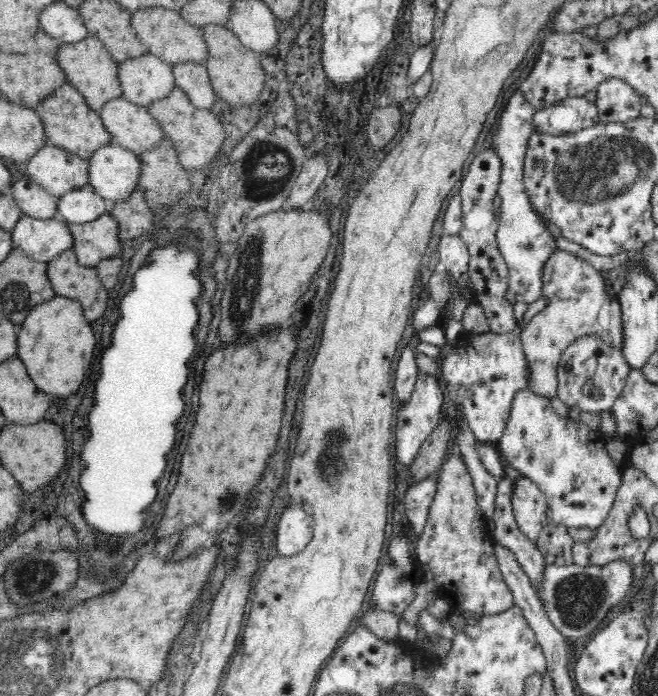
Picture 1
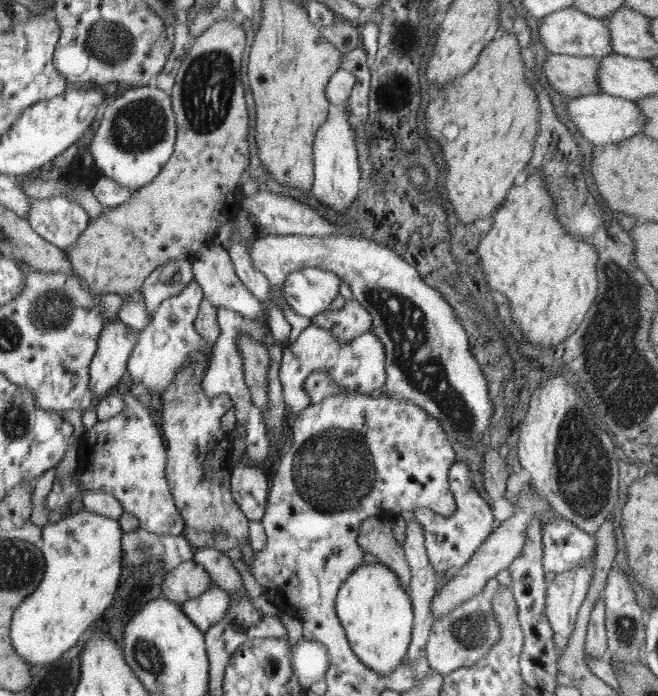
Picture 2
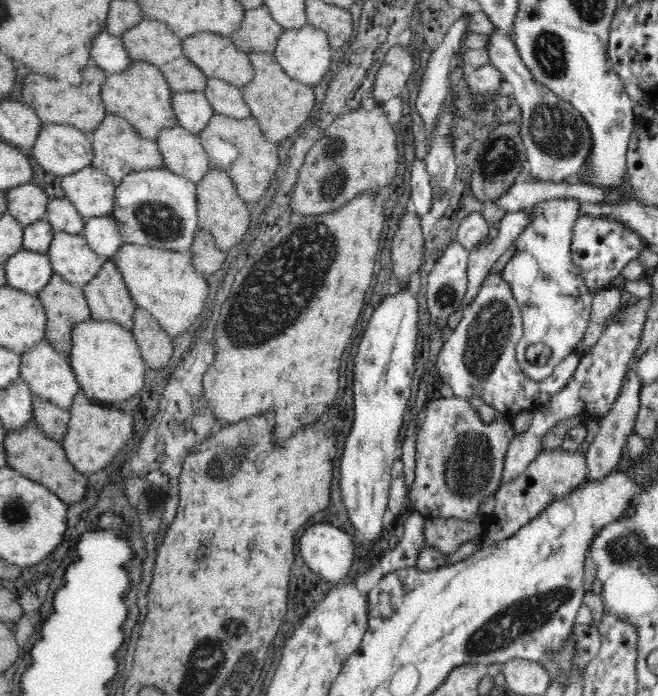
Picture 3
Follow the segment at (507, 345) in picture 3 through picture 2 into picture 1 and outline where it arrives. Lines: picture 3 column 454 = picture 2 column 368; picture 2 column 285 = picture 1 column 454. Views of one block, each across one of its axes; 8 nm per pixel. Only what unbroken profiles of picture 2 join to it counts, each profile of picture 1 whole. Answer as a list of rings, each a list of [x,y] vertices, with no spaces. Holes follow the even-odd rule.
[[[461,333],[457,341],[442,353],[439,376],[444,377],[450,397],[463,408],[464,421],[476,440],[497,442],[506,428],[512,400],[519,390],[526,389],[526,362],[519,336],[512,333],[482,335]]]

